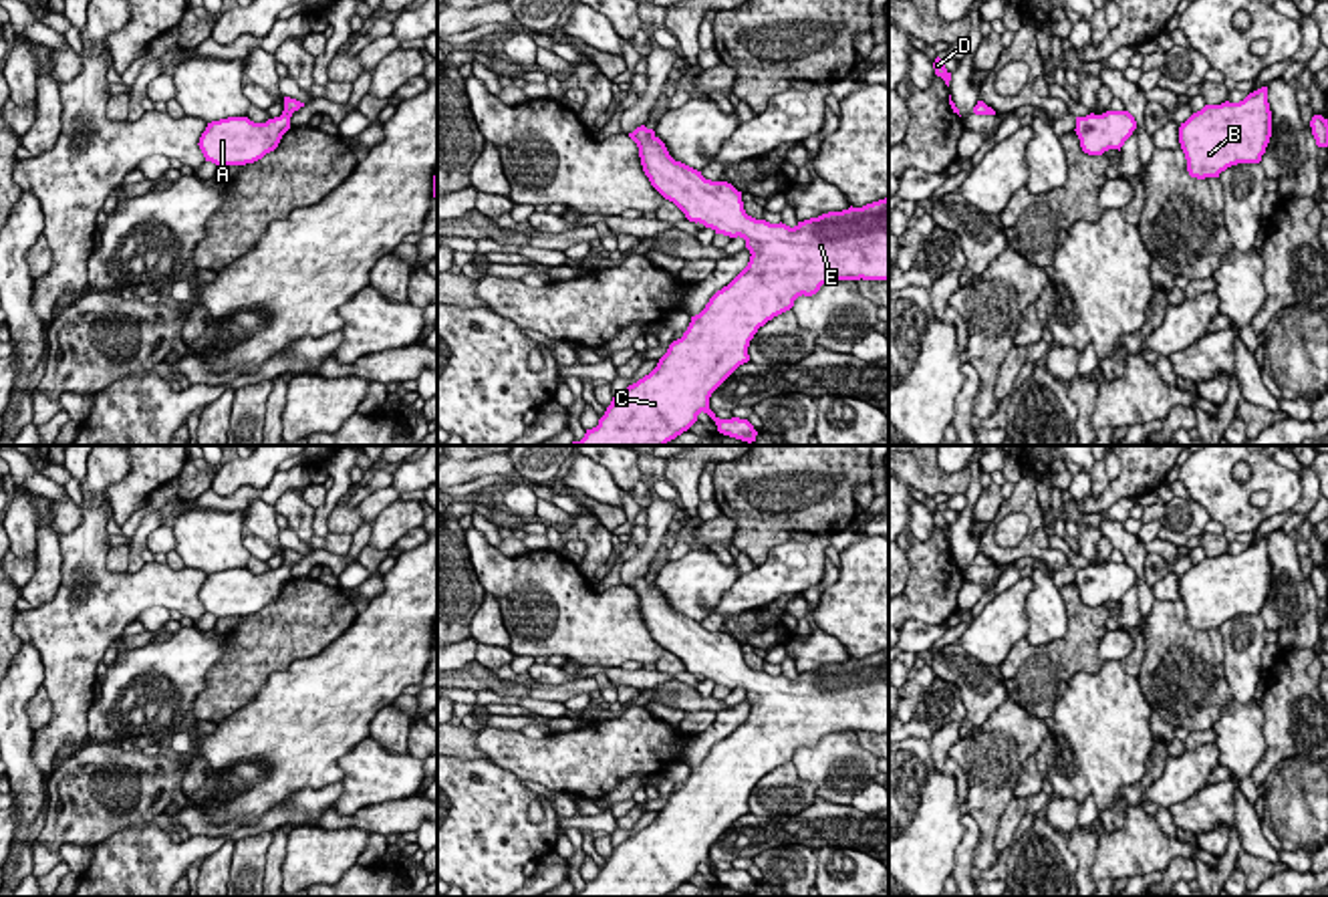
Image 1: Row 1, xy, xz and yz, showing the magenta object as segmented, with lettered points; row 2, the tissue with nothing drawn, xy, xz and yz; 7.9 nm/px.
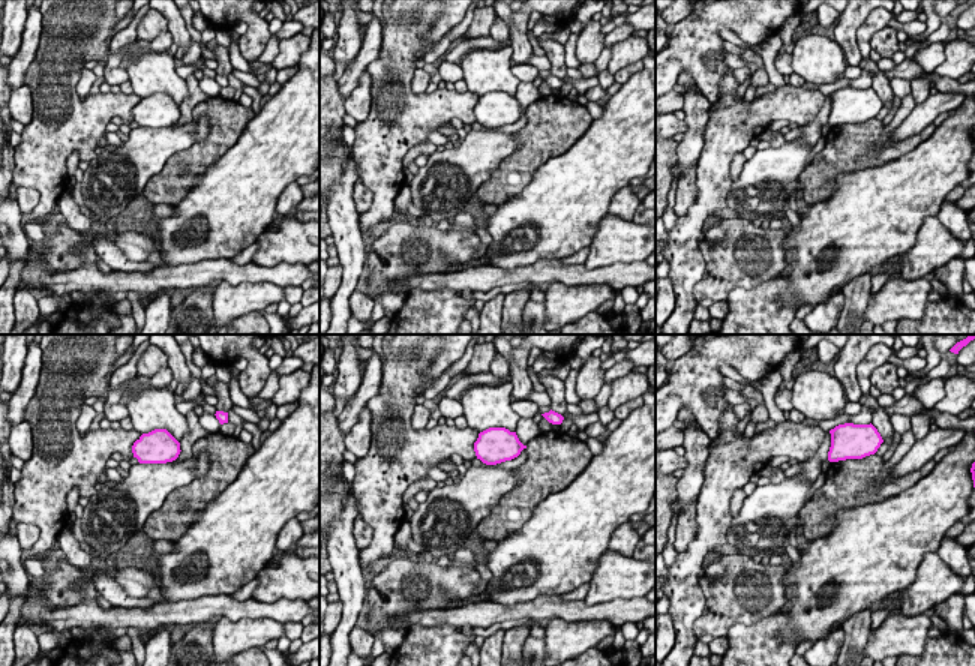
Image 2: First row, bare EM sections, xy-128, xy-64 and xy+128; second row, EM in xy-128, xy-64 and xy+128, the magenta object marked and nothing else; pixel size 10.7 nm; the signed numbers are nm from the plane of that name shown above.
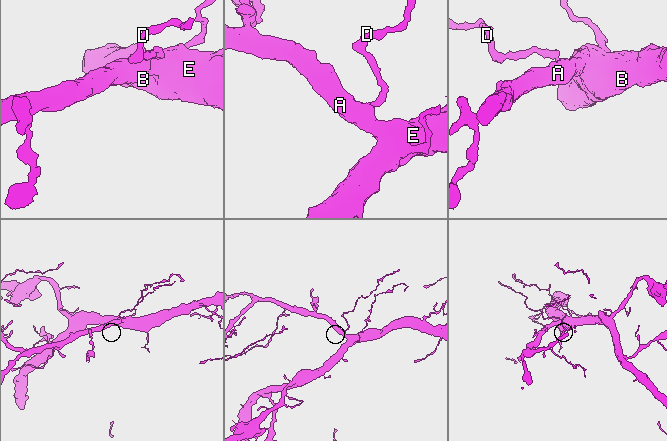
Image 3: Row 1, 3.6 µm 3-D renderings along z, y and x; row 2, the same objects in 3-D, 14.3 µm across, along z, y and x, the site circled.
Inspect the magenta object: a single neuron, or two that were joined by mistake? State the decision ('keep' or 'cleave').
cleave

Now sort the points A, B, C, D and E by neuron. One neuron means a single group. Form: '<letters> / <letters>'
A B C E / D

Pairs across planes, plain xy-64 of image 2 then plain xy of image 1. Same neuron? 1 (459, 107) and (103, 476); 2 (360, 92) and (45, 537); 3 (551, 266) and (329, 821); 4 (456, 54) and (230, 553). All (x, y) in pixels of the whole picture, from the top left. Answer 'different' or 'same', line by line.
1: same
2: same
3: same
4: different

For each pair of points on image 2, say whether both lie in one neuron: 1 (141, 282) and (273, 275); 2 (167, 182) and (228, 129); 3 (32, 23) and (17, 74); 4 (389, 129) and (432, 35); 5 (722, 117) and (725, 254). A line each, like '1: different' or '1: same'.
1: same
2: same
3: same
4: different
5: different

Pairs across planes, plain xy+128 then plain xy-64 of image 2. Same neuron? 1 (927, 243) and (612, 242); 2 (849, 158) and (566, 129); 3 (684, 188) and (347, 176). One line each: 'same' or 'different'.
1: same
2: same
3: different

